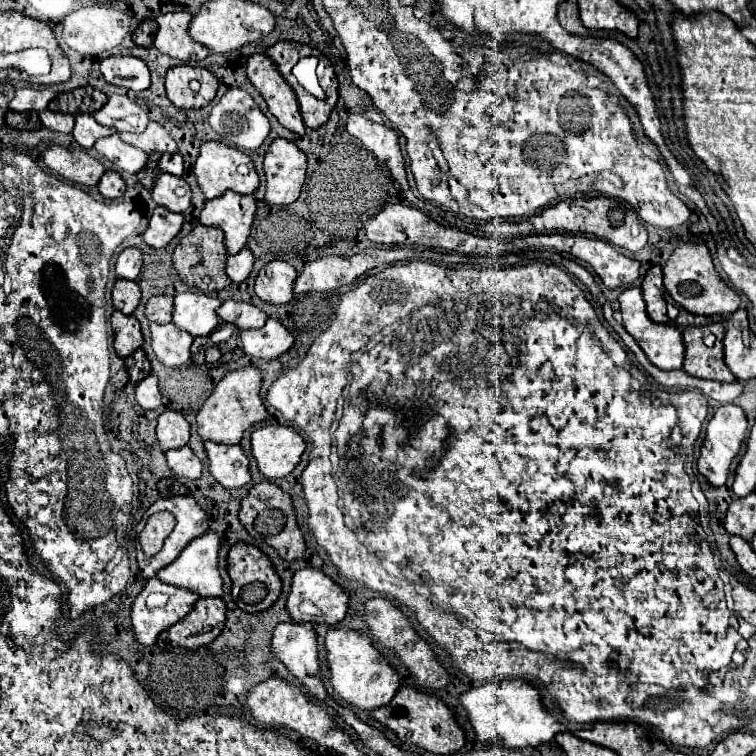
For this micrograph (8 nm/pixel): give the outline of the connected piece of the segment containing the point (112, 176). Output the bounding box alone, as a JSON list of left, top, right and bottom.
[98,172,126,200]

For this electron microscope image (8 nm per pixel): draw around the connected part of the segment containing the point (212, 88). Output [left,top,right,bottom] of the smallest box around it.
[166,66,218,108]

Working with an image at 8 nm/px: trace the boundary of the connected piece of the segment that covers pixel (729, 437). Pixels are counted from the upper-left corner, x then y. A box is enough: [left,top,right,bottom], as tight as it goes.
[698,404,748,486]

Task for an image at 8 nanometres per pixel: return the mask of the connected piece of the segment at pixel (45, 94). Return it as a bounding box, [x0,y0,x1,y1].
[8,88,56,112]

